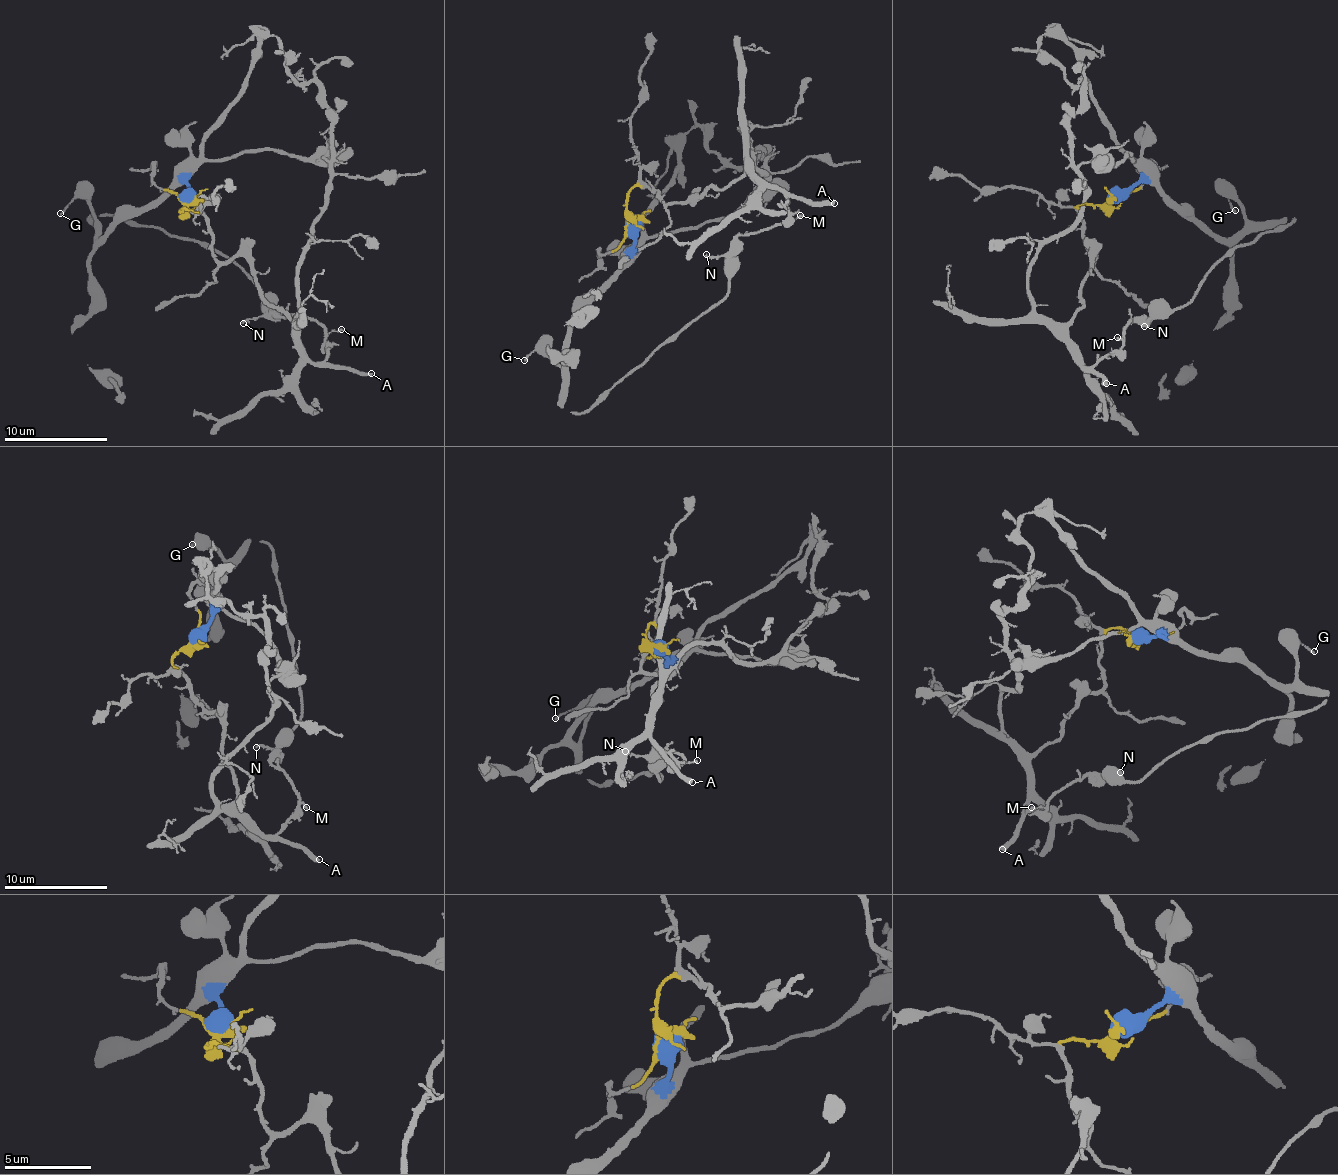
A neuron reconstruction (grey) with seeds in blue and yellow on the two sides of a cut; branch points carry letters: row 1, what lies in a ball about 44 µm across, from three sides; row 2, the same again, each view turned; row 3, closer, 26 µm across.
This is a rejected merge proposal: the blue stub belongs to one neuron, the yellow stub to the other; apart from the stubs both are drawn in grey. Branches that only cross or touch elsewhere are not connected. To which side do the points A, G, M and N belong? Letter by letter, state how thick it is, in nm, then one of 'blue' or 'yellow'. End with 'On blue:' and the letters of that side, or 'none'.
A: 340 nm thick; yellow
G: 130 nm thick; blue
M: 120 nm thick; yellow
N: 150 nm thick; yellow
On blue: G

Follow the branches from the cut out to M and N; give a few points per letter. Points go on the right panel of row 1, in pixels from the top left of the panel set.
M: (1111, 202), (1077, 207), (1082, 242), (1096, 257), (1068, 328), (1069, 352), (1090, 366), (1122, 346), (1116, 336)
N: (1111, 202), (1077, 207), (1096, 257), (1068, 343), (1090, 366), (1114, 353), (1129, 321), (1143, 327)

